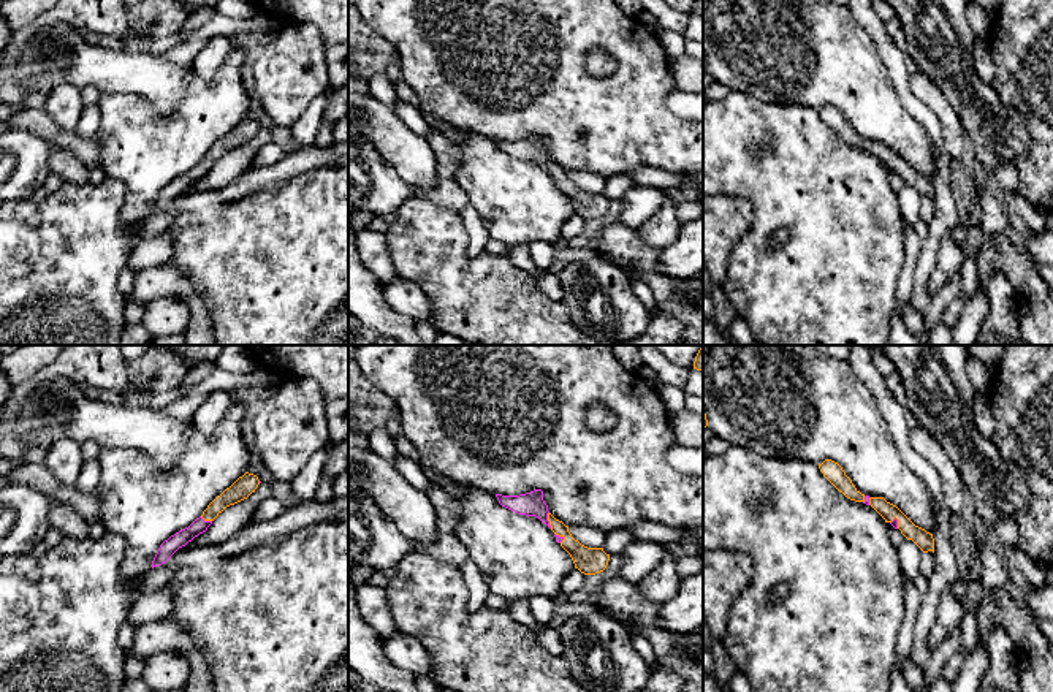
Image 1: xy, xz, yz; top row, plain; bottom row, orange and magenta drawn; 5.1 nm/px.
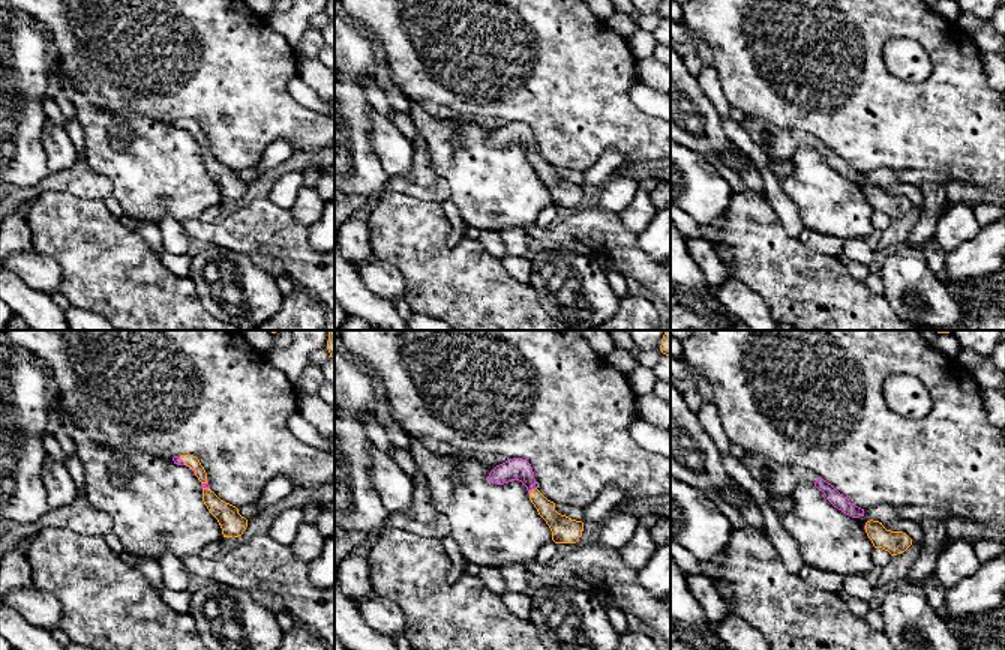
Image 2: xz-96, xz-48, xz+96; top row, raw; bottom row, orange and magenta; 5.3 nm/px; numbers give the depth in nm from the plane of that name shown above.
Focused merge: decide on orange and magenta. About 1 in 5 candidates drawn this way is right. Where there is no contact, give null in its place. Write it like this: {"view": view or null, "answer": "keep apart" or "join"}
{"view": "xz", "answer": "join"}

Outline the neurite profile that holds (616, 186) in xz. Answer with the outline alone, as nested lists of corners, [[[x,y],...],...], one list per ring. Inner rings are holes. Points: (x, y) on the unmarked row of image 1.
[[[624,173],[619,176],[606,177],[606,185],[603,190],[603,196],[606,200],[621,198],[630,187],[633,185],[630,173]]]

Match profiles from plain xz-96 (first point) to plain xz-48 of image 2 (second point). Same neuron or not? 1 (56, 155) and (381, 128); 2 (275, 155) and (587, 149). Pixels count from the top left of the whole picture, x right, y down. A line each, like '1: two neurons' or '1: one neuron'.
1: one neuron
2: two neurons

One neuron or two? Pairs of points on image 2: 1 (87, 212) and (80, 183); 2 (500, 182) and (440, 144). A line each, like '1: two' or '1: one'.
1: two
2: one

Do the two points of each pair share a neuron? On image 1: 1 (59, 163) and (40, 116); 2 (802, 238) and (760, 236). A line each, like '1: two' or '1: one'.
1: two
2: one

